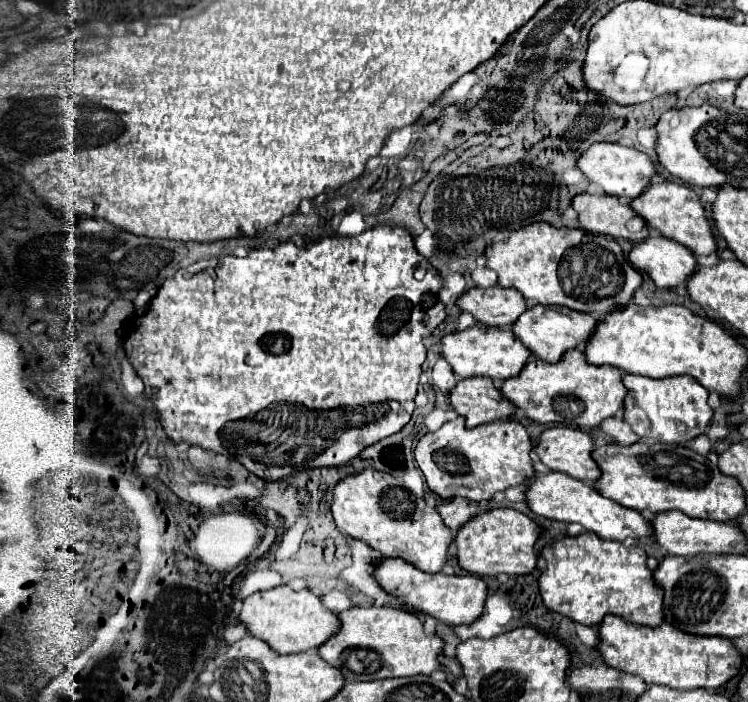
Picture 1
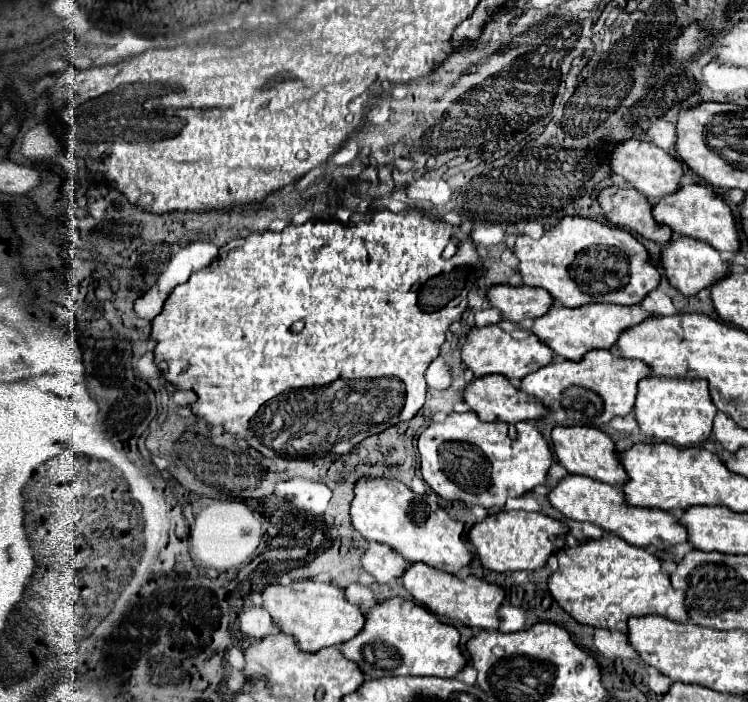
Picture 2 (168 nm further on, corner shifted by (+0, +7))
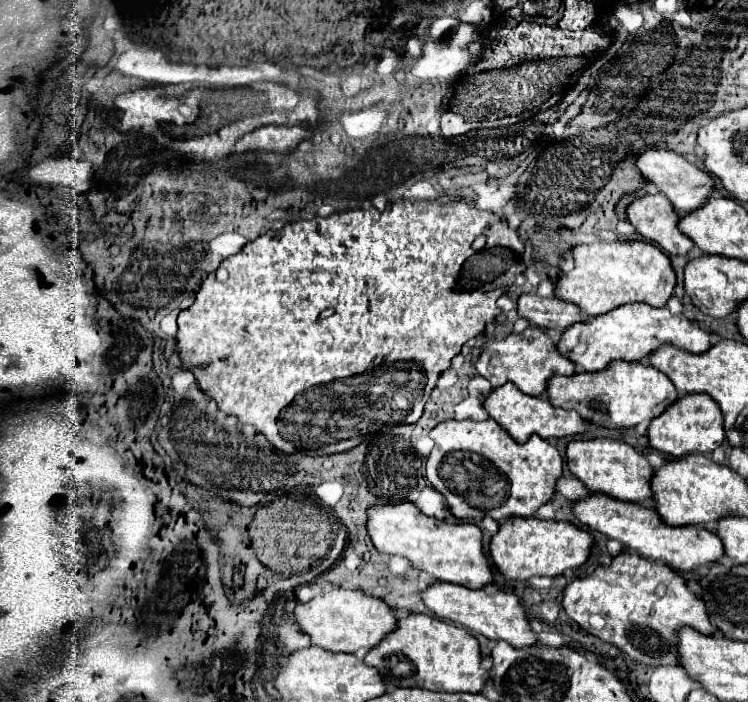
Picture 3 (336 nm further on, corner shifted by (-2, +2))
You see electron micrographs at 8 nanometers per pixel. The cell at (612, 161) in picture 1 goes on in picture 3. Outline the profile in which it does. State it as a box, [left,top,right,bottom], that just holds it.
[636,150,714,216]

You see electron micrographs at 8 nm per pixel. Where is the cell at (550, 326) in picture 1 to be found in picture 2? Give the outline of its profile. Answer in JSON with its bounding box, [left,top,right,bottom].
[532,305,656,361]

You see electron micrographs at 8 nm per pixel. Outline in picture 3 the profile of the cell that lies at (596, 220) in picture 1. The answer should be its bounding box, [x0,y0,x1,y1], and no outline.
[626,194,694,256]

